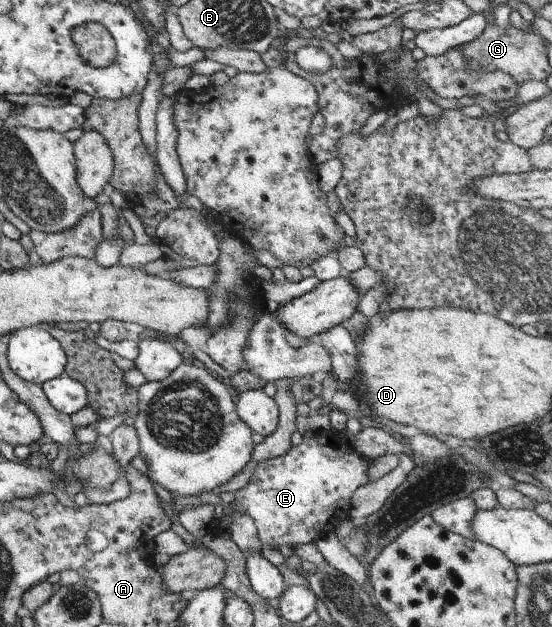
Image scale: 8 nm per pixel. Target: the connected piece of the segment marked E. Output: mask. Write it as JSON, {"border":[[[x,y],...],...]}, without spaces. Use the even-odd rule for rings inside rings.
{"border":[[[331,435],[301,438],[300,444],[290,445],[281,456],[261,460],[249,482],[233,492],[231,506],[239,512],[249,514],[254,522],[260,544],[269,544],[275,549],[281,546],[296,548],[310,543],[319,536],[319,532],[328,532],[348,516],[349,500],[354,490],[367,484],[367,468],[371,459],[361,456],[353,450],[345,436],[335,439]]]}

